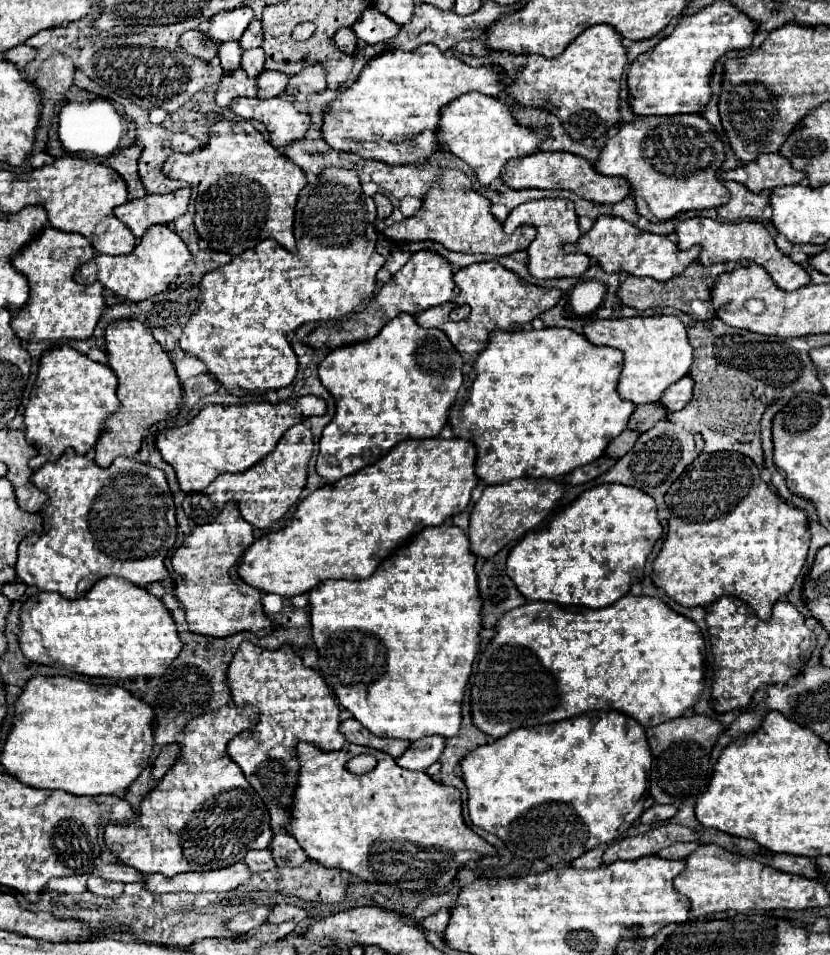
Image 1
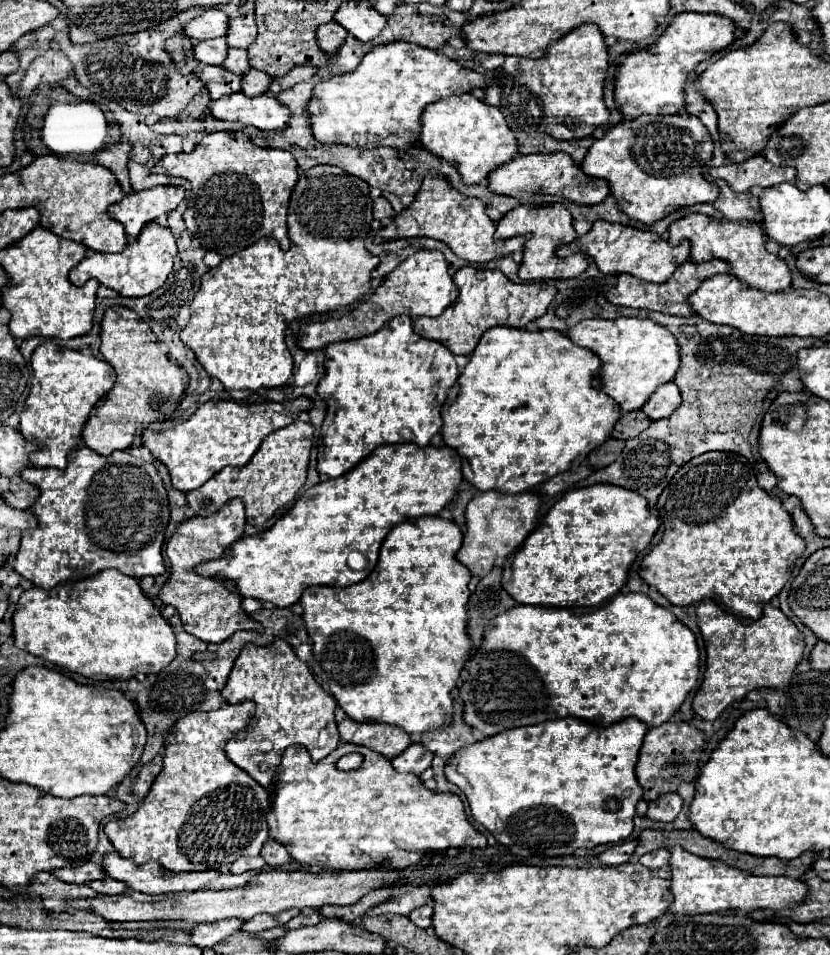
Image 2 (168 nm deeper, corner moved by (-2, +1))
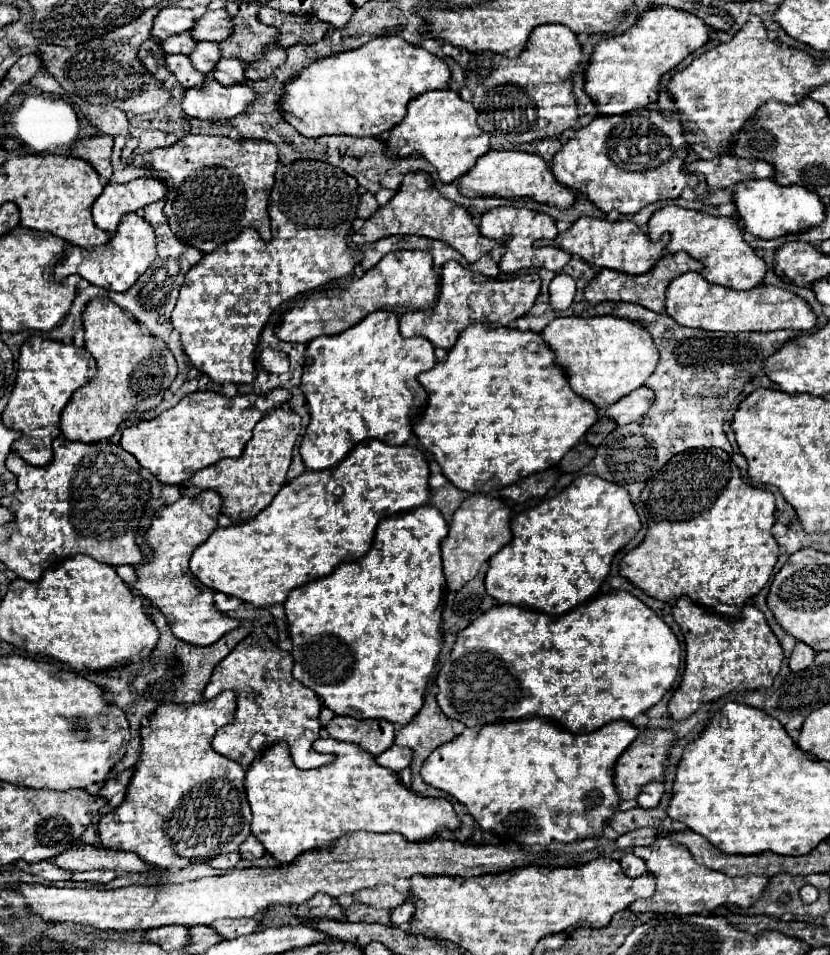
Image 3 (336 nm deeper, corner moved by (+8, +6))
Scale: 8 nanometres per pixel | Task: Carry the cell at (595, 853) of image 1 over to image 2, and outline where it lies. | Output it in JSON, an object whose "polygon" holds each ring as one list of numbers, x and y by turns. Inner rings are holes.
{"polygon":[[626,841,626,843,612,845,598,855,598,861,600,861,600,865,618,865,618,863,632,861,632,849,634,847,636,847,636,841]]}

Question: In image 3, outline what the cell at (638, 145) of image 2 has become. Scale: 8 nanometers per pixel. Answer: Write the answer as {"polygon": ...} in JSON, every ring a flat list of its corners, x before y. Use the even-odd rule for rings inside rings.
{"polygon":[[676,114,596,116,560,148,550,162,550,170,562,186,576,190,604,214,618,210,628,216,650,202,678,198,684,188,696,188,698,178,684,168,686,154,688,144]]}

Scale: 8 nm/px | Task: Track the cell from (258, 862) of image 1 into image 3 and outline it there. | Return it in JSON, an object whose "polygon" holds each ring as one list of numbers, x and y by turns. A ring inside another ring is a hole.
{"polygon":[[237,852,227,853,227,854,221,854,213,858,209,861,209,865,212,868,216,869,228,869,228,868,234,868,236,866,236,862,240,862,242,858,238,856]]}

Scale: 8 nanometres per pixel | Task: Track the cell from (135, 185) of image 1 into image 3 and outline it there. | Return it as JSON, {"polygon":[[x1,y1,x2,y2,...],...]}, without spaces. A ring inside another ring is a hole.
{"polygon":[[112,136,80,138,70,148,70,154,72,156,86,160,104,180,110,180,110,176,112,176,110,152,112,152]]}

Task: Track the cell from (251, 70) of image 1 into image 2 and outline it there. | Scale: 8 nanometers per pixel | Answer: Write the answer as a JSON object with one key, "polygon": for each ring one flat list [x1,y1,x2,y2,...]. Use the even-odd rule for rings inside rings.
{"polygon":[[230,49,226,61,222,63,222,67,226,67,228,71,232,71,236,75,246,75,248,69,250,69,248,51,246,49]]}

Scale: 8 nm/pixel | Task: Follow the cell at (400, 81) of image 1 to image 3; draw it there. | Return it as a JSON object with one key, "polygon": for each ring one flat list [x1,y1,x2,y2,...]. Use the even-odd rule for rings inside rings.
{"polygon":[[400,36,376,38,362,48,346,50,322,60,312,62,300,74,296,74,284,86,284,96,280,100,280,110,288,114,288,124,292,124,302,136,318,138,326,134,346,134,346,136,374,136,390,132,396,122,406,116,406,104,430,90,444,90,450,82,450,70,444,60,430,54,424,48,416,48,402,40]]}

